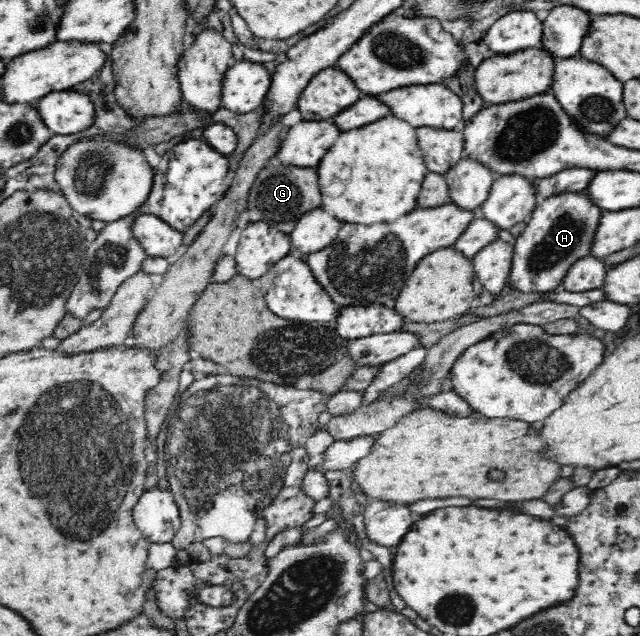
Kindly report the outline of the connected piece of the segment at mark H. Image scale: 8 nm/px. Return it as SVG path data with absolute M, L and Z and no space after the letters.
M584 191L552 193L541 200L513 246L509 288L522 292L544 292L562 287L570 268L592 253L603 212L590 193Z

